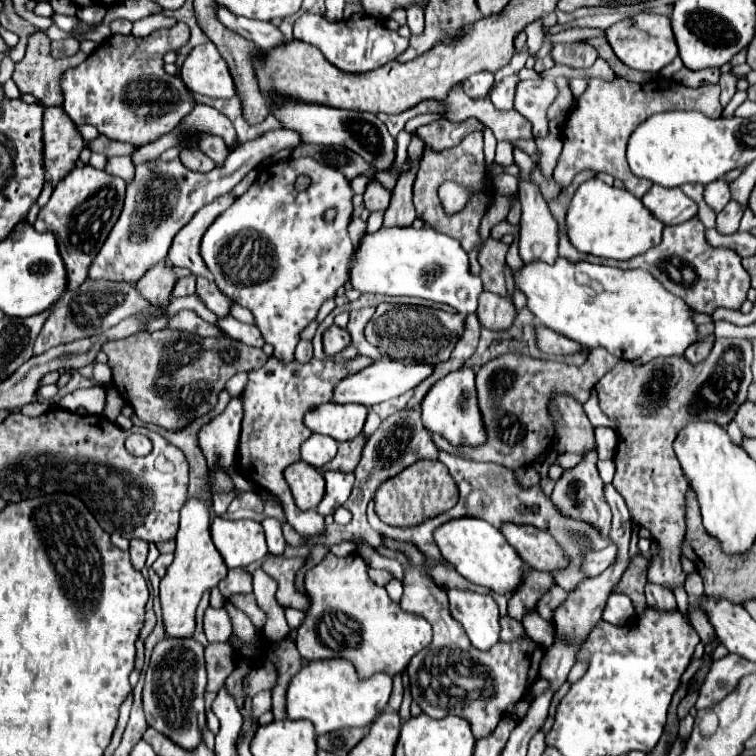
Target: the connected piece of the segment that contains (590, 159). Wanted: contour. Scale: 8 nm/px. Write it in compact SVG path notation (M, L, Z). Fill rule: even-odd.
M615 76L613 80L589 78L585 92L577 98L577 106L567 114L565 120L565 128L561 134L563 152L553 174L555 182L561 188L567 188L571 180L583 170L607 172L613 178L619 178L631 194L643 198L653 182L647 182L645 178L635 178L635 174L631 174L625 156L627 138L631 136L631 130L639 126L639 122L645 122L649 116L665 110L701 110L709 118L719 118L723 110L719 104L719 86L705 84L699 88L689 88L669 78L655 78L645 84L629 82L621 76Z

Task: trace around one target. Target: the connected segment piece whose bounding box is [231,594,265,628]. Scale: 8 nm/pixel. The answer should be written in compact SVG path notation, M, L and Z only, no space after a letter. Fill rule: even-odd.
M237 594L237 596L231 596L231 602L233 602L239 610L243 610L243 612L253 620L255 626L263 628L263 624L265 624L265 612L257 606L253 594Z

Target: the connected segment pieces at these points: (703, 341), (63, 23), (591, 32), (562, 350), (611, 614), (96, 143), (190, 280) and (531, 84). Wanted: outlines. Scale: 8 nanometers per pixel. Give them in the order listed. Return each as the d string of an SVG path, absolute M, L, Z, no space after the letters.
M707 334L703 338L699 338L699 342L695 342L695 346L689 346L685 350L685 358L691 362L691 364L697 364L701 360L705 360L711 352L711 346L715 342L715 334Z
M53 14L51 16L51 20L53 20L53 24L55 26L59 26L61 30L65 30L65 32L71 32L73 28L75 28L75 24L77 24L77 18L75 16L61 16L61 14Z
M572 28L562 30L554 35L549 35L548 39L552 43L567 43L594 38L599 36L599 34L605 34L605 31L597 28Z
M537 326L537 342L539 342L539 350L543 350L545 354L557 354L557 356L563 356L563 354L571 354L571 352L577 352L581 346L549 328L543 328L543 326Z
M611 594L603 612L603 620L615 625L628 625L635 619L635 608L627 594Z
M99 134L95 140L87 142L87 148L89 148L91 152L101 152L101 154L105 154L105 156L121 156L121 154L129 156L129 154L133 152L133 146L127 146L127 144L123 144L123 142L109 140L109 138L103 136L103 134Z
M185 276L185 278L177 278L175 282L175 290L171 294L171 298L179 298L179 296L187 296L195 292L195 276Z
M523 80L515 88L515 110L533 116L533 138L547 136L547 108L555 100L557 88L553 80Z

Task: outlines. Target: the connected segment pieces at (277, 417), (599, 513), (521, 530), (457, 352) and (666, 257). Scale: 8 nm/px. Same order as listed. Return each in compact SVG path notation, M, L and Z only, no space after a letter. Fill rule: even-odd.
M357 356L353 360L317 360L313 358L307 364L299 364L293 360L291 364L281 364L275 358L269 358L265 366L259 370L249 372L249 382L243 390L243 426L241 426L241 438L239 438L239 468L241 474L253 482L259 488L267 488L273 494L277 494L285 506L287 522L301 534L311 536L323 532L323 516L317 514L317 510L299 510L293 502L291 490L283 478L283 470L301 460L301 444L313 434L305 422L303 416L329 402L333 388L339 380L343 380L349 374L355 374L369 366L371 360L365 356Z
M597 448L587 450L587 454L581 454L581 462L563 472L563 476L555 484L551 498L553 498L555 506L559 510L563 510L563 514L569 514L573 518L579 518L579 520L585 520L585 522L597 526L603 536L609 534L611 510L603 498L603 480L599 478L599 472L597 472Z
M511 522L499 530L527 566L535 570L555 572L567 564L565 552L547 532L535 530L535 526L511 526Z
M474 313L466 316L464 333L452 351L451 358L446 362L437 364L434 368L433 374L417 386L413 398L409 400L409 406L411 406L411 408L417 408L417 406L421 404L421 400L423 400L425 394L431 389L436 380L445 377L449 372L457 370L461 368L461 366L467 366L465 362L477 349L480 331L481 324L477 315Z
M699 218L687 220L677 226L667 226L663 230L663 240L659 246L653 246L641 256L635 256L631 260L619 262L609 258L599 258L591 254L579 254L575 246L569 246L569 238L565 234L559 236L559 256L569 258L571 262L587 260L595 264L607 264L607 266L619 266L619 268L643 268L649 270L671 294L683 298L687 306L695 312L711 314L717 306L723 308L735 308L739 310L741 304L747 300L749 290L749 274L741 264L741 256L735 254L729 248L713 248L705 242L705 226Z

